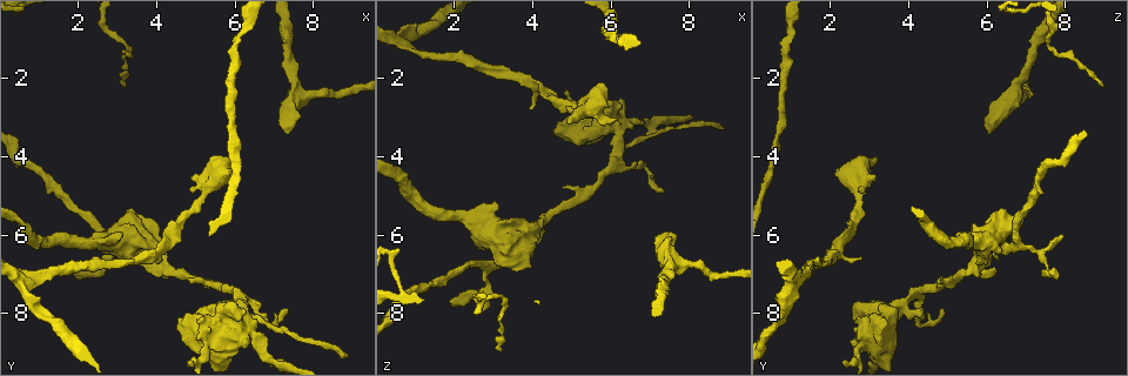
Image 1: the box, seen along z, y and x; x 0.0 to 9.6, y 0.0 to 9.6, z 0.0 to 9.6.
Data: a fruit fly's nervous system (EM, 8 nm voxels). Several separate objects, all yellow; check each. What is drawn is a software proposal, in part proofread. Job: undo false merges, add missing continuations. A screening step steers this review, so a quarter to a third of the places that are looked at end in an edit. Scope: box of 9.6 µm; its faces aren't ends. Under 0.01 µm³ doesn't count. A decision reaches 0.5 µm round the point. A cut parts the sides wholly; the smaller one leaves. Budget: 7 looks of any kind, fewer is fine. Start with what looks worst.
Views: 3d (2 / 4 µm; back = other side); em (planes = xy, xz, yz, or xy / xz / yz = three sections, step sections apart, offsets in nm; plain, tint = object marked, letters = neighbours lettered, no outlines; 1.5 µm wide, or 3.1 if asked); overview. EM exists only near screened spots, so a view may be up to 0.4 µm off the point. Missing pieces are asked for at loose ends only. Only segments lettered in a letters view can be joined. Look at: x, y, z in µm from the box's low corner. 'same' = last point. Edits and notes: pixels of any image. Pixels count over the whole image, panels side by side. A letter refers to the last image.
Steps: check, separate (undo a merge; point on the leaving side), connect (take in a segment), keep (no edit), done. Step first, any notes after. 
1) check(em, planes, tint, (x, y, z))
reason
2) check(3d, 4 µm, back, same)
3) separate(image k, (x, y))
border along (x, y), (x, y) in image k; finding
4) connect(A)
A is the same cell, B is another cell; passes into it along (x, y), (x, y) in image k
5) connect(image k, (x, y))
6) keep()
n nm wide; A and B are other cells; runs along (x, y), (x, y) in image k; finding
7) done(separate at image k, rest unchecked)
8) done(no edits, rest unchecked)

check(3d, 4 µm, (7.25, 3.35, 6.10))
branch stops here

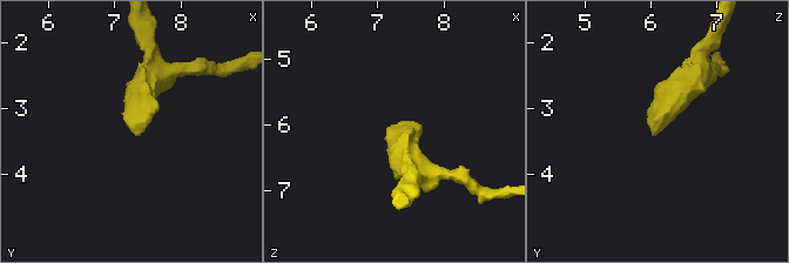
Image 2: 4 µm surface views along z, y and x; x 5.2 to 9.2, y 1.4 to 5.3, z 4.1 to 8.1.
check(em, planes, letters, (7.25, 3.40, 6.10))
need the tissue

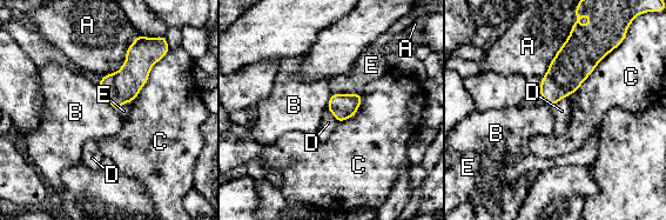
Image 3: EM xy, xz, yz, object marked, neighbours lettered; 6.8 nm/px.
connect(E)
E is the same cell, A, B, C and D are other cells; passes into it along (343, 106), (347, 94), (370, 66) in image 3; the neuron continues

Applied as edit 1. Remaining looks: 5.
check(overview)
redraw

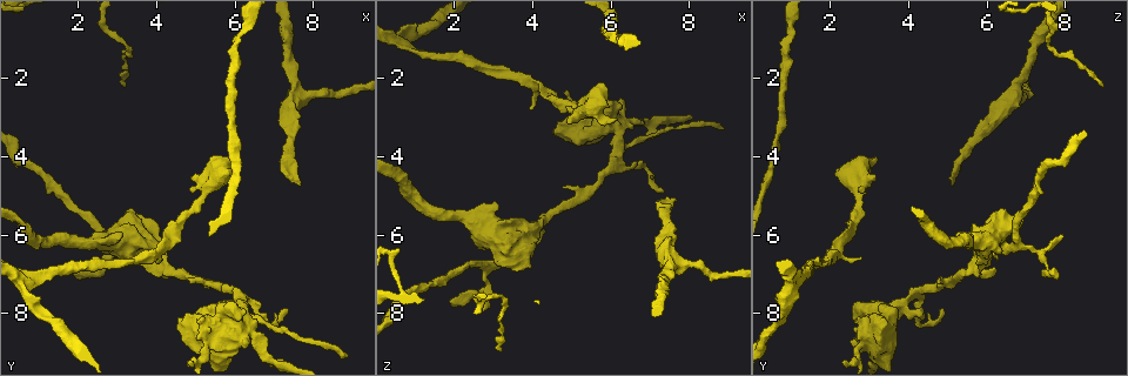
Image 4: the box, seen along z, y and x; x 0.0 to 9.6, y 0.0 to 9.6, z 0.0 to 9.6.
check(em, planes, plain, (6.20, 7.85, 3.50))
looks like a crossing

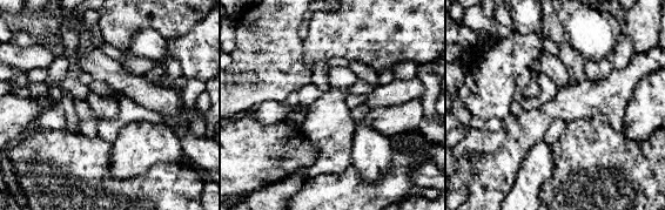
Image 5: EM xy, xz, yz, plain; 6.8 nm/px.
check(em, planes, letters, same)
see the neighbours

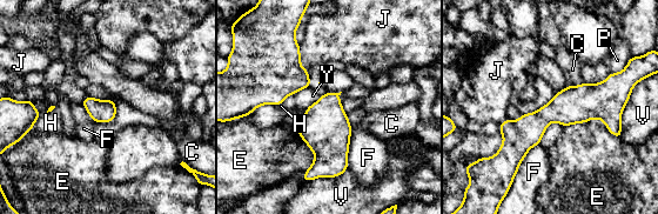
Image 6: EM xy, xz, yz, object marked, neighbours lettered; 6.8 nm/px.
keep()
C, E, F, H, J, P, V and Y are other cells; border along (320, 97), (309, 106) in image 6; continuous, no second neuron

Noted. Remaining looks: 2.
check(em, yz, step 8, tint, (4.55, 8.15, 3.40))
stops while still wide

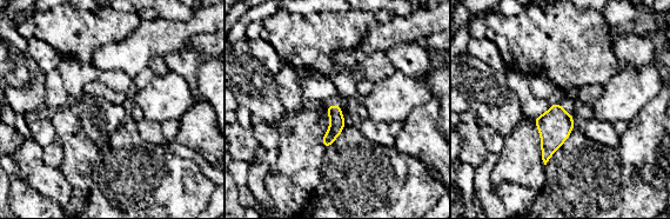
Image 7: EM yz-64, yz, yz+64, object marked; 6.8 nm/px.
check(em, planes, letters, same)

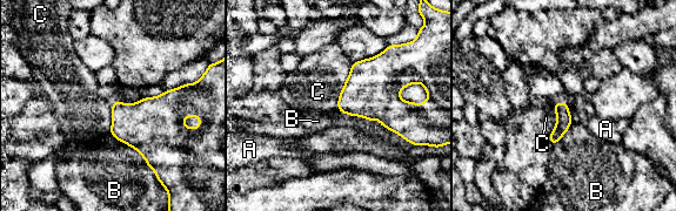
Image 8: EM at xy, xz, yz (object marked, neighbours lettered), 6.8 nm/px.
keep()
A, B and C are other cells; border along (556, 102), (556, 123), (548, 138) in image 8; no lettered segment goes on from it

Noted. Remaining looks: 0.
done(connect at image 3, rest unchecked)

